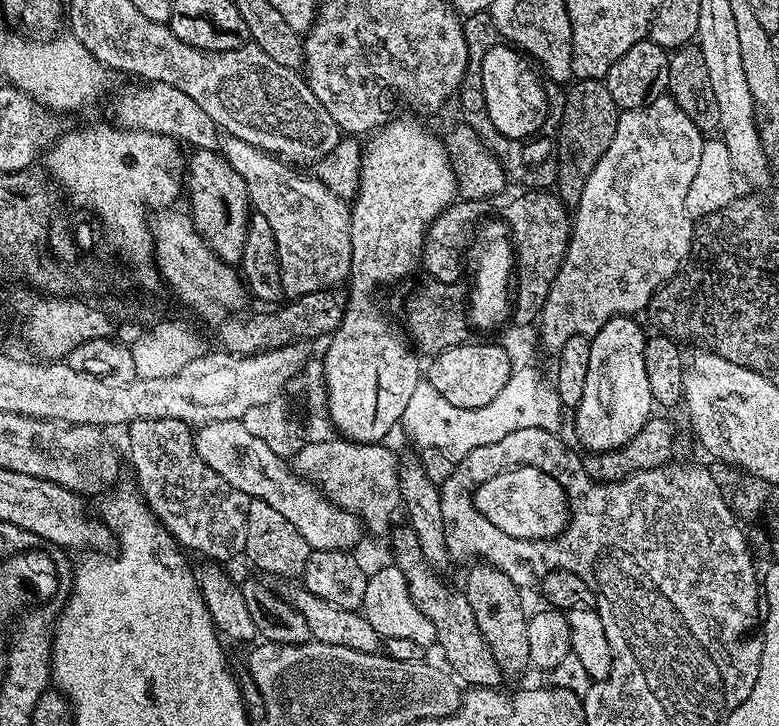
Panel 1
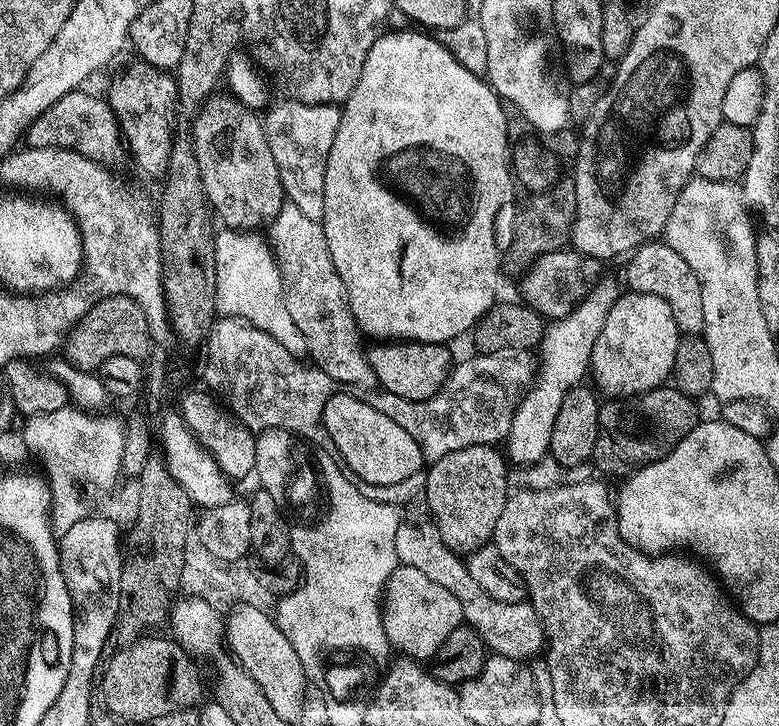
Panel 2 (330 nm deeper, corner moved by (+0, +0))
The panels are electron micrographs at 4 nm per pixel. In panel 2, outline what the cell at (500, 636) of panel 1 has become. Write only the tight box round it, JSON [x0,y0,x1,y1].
[423,445,510,558]

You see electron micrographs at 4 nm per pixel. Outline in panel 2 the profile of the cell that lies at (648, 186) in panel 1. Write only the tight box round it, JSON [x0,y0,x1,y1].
[506,283,622,465]

